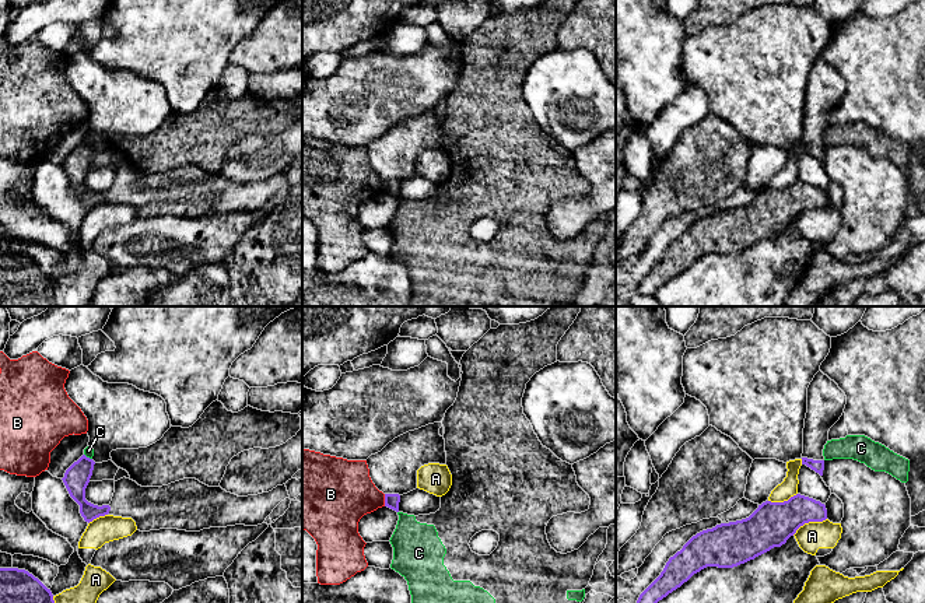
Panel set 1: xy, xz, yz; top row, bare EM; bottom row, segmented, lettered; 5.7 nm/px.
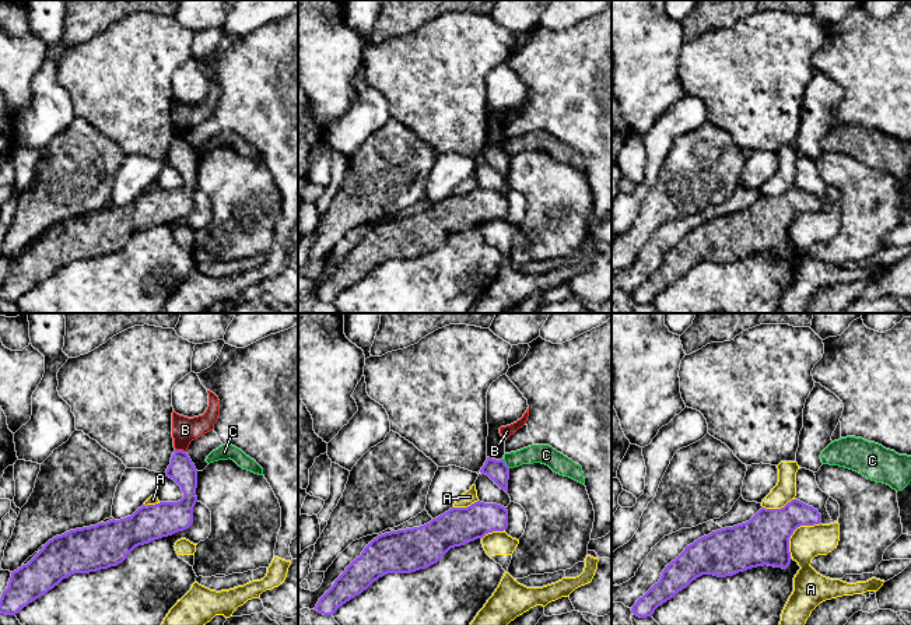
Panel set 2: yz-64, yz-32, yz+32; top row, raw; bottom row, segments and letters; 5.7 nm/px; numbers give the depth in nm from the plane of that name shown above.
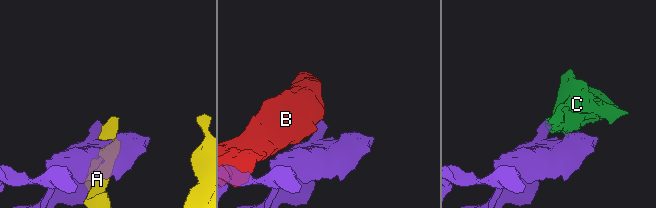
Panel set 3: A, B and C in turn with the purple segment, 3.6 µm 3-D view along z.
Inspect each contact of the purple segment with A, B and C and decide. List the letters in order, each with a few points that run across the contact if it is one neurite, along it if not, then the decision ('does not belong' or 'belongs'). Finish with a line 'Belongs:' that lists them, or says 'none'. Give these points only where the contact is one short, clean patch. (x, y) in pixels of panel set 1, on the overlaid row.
A: does not belong
B: does not belong
C: line xy (84, 453), (91, 459); does not belong
Belongs: none

